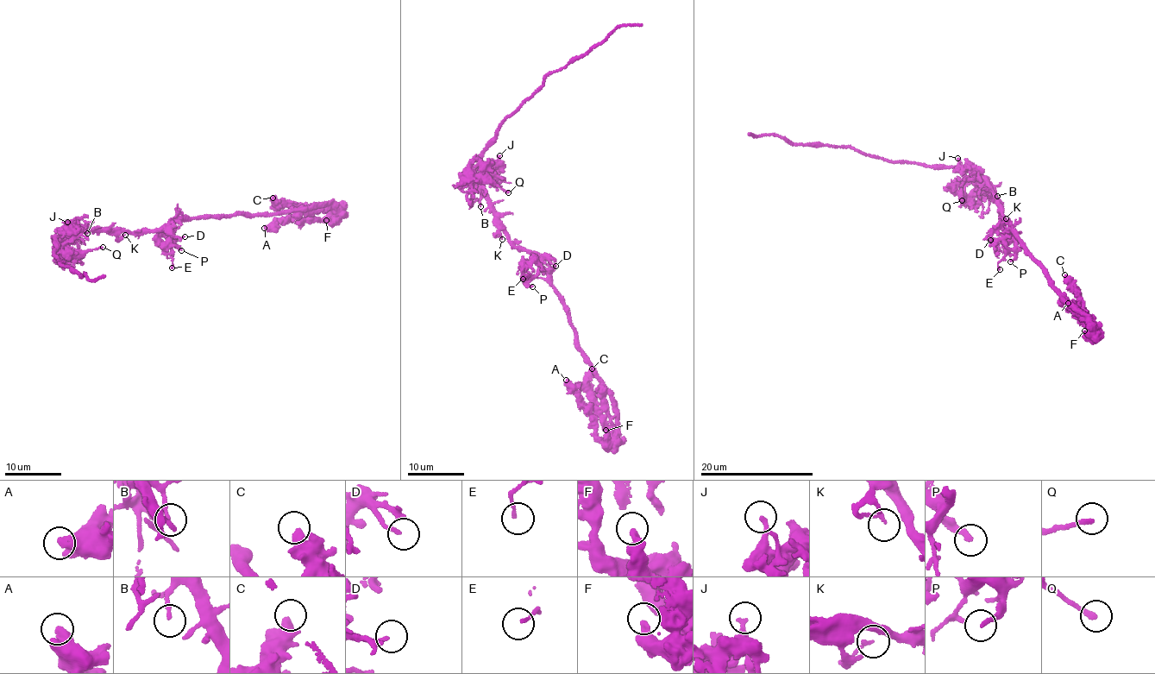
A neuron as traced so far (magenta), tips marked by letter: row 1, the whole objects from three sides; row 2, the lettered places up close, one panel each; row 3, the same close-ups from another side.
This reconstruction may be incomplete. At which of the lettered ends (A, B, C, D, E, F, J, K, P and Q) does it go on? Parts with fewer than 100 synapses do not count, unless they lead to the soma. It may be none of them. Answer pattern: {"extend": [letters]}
{"extend": []}

